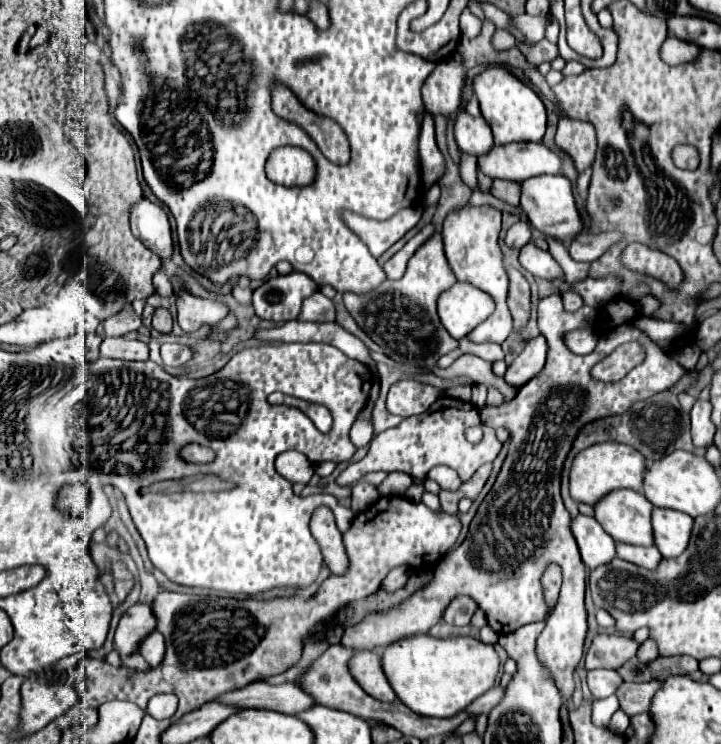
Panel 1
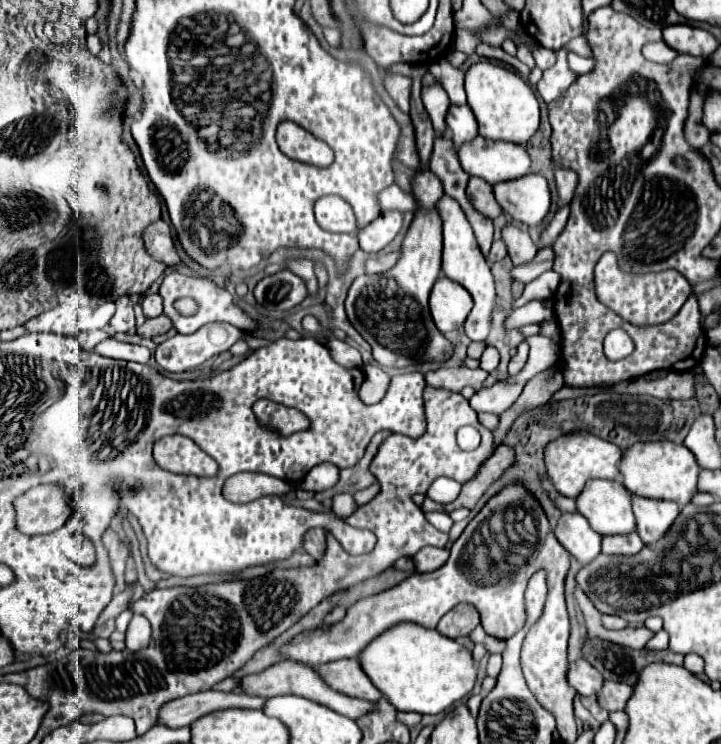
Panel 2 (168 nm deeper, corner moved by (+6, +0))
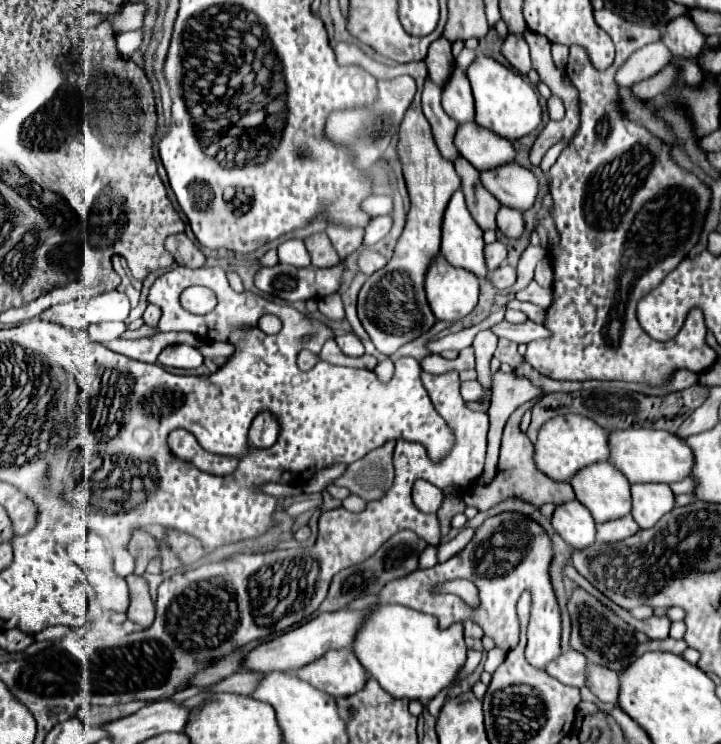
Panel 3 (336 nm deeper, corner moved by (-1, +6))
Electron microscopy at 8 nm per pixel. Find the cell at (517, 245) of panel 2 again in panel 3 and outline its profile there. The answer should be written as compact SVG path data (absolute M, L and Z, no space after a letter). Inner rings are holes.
M502 206L496 214L496 224L498 224L498 230L504 232L504 236L508 238L518 238L524 230L524 220L522 220L522 214L518 210L512 210L508 206Z

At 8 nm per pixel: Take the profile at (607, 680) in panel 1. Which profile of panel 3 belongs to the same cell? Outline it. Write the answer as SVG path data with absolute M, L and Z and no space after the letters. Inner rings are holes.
M568 650L568 652L562 652L560 658L548 662L546 672L552 678L556 678L556 680L560 680L568 686L582 688L584 686L586 664L588 664L588 660L584 658L584 654L578 654L576 650Z

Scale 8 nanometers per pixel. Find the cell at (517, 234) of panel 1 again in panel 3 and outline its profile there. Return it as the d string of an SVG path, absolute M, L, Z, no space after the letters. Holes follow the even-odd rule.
M494 242L494 244L488 244L484 248L484 260L486 260L486 268L488 270L496 270L504 264L506 260L506 246L502 242Z

